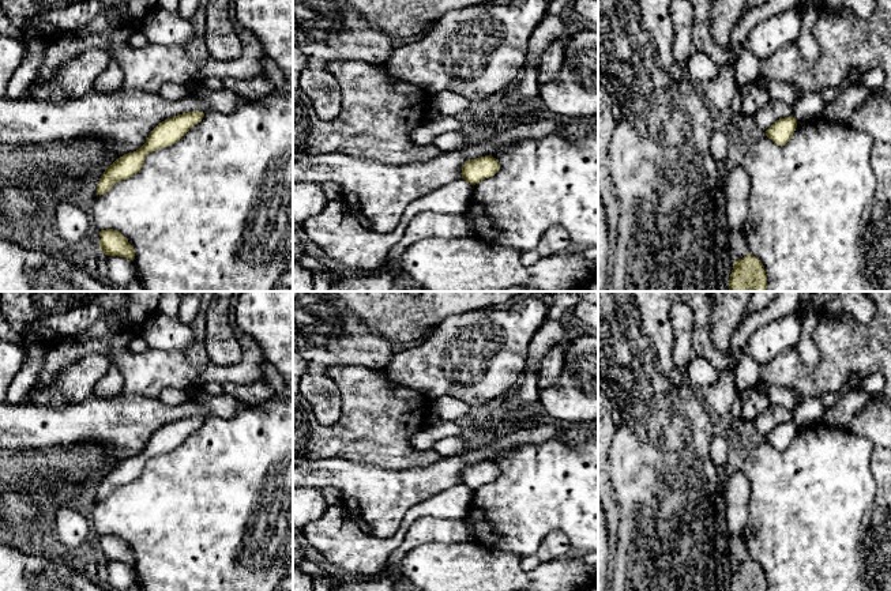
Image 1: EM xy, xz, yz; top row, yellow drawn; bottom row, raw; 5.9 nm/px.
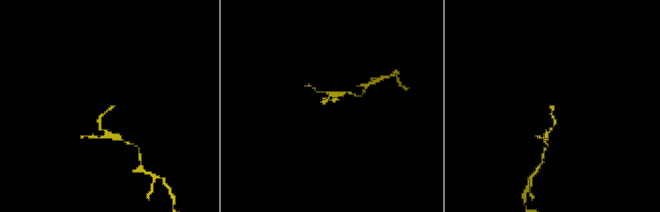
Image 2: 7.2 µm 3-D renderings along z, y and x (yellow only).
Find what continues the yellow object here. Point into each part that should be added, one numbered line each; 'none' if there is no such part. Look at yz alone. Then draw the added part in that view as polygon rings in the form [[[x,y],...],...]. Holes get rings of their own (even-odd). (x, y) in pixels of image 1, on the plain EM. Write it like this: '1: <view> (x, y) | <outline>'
none

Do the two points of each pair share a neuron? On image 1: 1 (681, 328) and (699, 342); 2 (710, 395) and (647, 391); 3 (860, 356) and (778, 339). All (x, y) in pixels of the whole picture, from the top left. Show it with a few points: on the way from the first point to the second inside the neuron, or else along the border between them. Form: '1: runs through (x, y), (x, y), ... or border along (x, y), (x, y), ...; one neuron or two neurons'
1: border along (687, 305), (692, 313), (692, 352), (695, 356); two neurons
2: border along (696, 390), (710, 413); two neurons
3: border along (796, 345), (782, 349), (769, 362); two neurons

